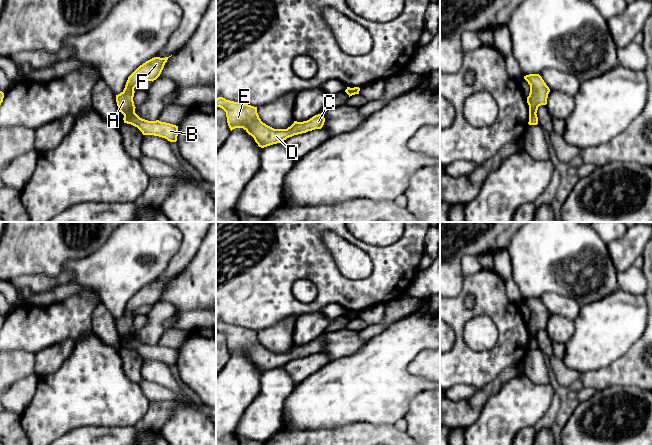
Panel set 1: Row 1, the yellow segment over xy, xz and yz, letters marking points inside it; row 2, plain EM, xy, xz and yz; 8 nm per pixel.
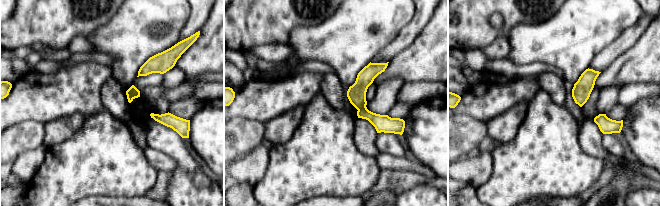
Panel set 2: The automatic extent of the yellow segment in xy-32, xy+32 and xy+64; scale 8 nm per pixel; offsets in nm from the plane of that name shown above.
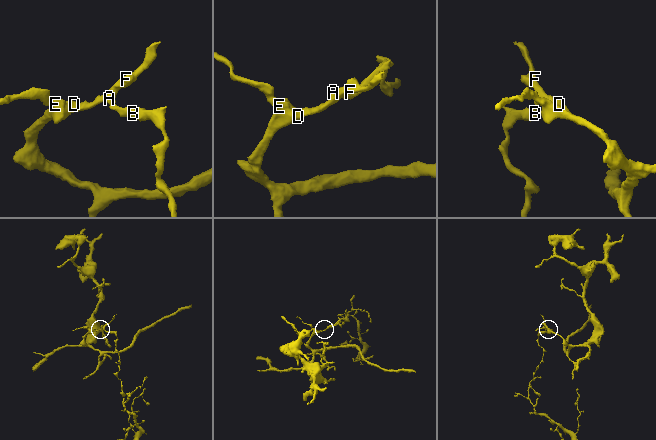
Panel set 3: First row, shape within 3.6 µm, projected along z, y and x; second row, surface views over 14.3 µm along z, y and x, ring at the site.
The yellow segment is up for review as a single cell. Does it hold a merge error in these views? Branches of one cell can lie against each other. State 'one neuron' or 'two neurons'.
two neurons

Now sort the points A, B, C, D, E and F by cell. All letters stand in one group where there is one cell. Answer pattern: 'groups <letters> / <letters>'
groups A C D E F / B

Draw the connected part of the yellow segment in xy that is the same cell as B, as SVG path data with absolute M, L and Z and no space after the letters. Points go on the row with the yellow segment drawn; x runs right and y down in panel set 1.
M135 112L127 114L123 118L124 123L137 127L143 135L154 135L167 139L170 142L176 142L178 136L178 126L156 121L148 121L140 118Z

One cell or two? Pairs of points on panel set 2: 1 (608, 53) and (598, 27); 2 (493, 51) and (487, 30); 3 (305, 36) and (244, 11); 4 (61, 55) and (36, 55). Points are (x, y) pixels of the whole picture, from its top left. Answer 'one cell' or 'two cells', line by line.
1: two cells
2: two cells
3: two cells
4: one cell

